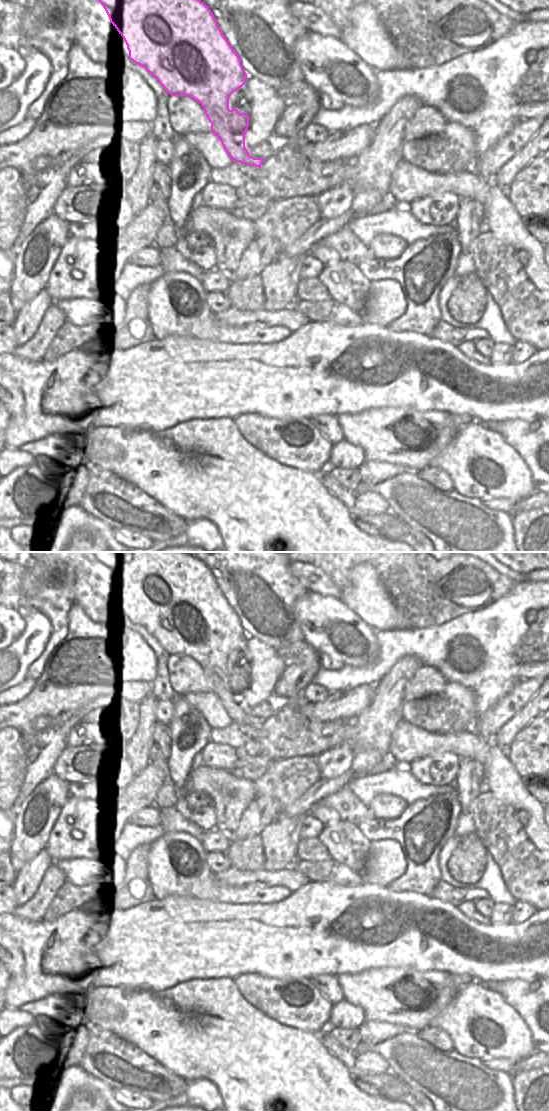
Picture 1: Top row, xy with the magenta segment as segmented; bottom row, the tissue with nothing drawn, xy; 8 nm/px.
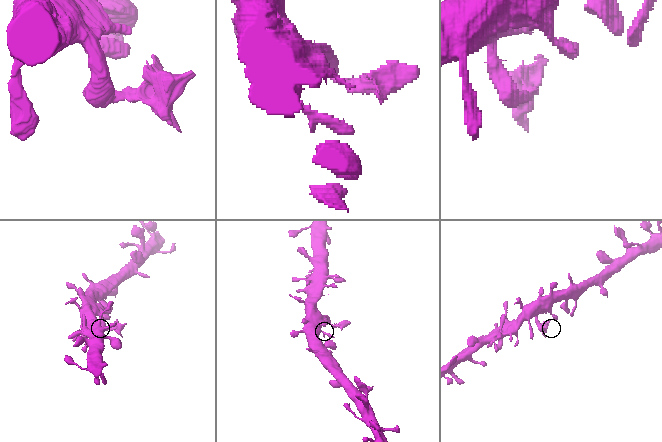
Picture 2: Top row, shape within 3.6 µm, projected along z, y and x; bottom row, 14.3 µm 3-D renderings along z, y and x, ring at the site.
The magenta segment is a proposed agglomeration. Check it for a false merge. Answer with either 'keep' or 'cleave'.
keep

